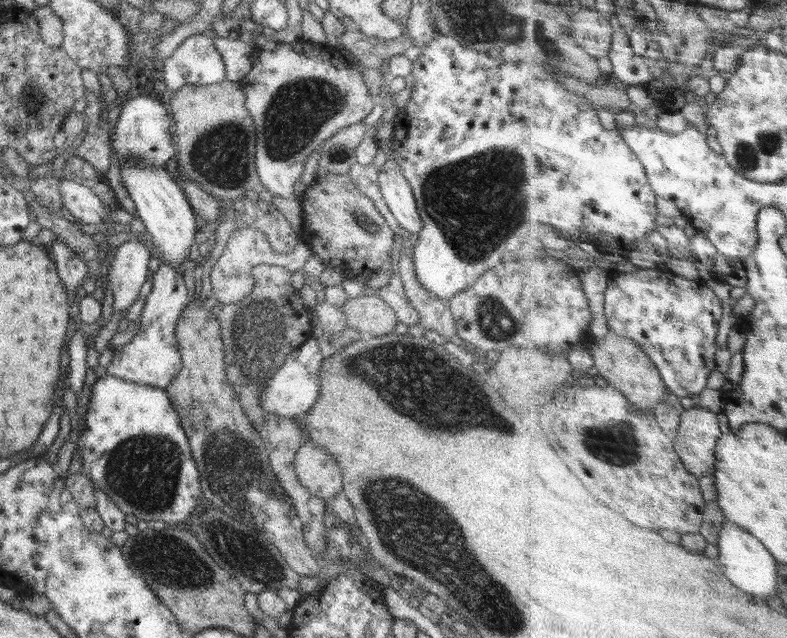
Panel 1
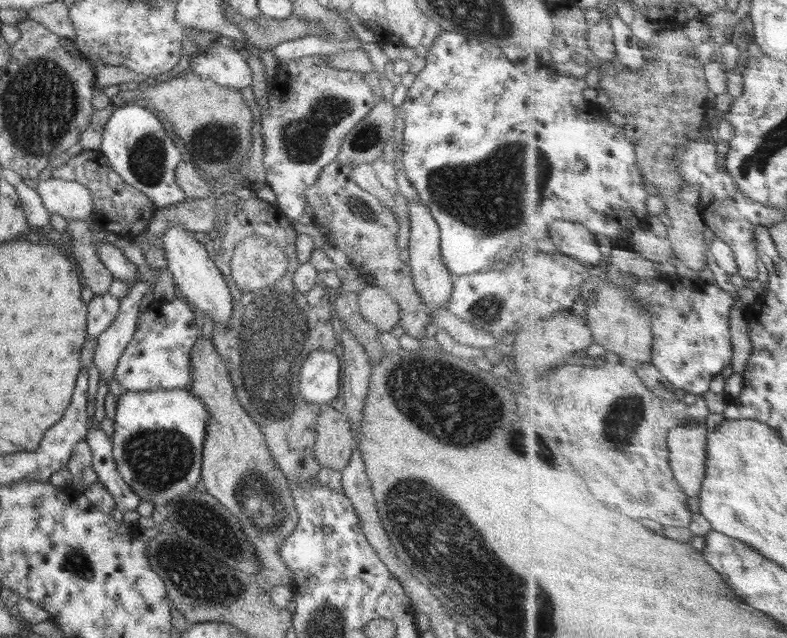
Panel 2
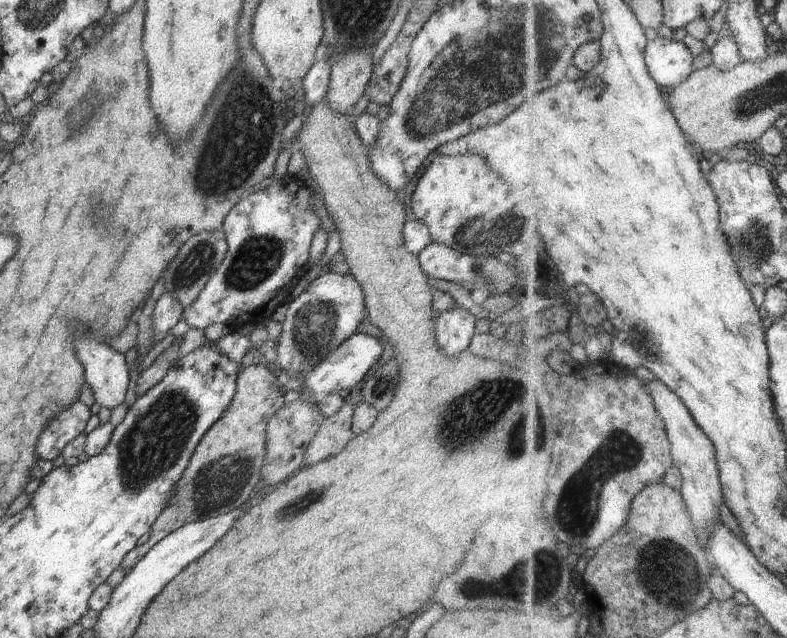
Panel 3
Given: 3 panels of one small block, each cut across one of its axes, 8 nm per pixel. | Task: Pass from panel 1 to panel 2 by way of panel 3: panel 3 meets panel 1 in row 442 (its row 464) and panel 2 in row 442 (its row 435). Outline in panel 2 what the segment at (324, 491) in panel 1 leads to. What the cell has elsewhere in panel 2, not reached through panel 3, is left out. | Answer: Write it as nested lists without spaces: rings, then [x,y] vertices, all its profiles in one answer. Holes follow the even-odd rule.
[[[324,405],[317,418],[316,462],[319,466],[342,472],[348,465],[354,446],[349,418],[330,405]]]

